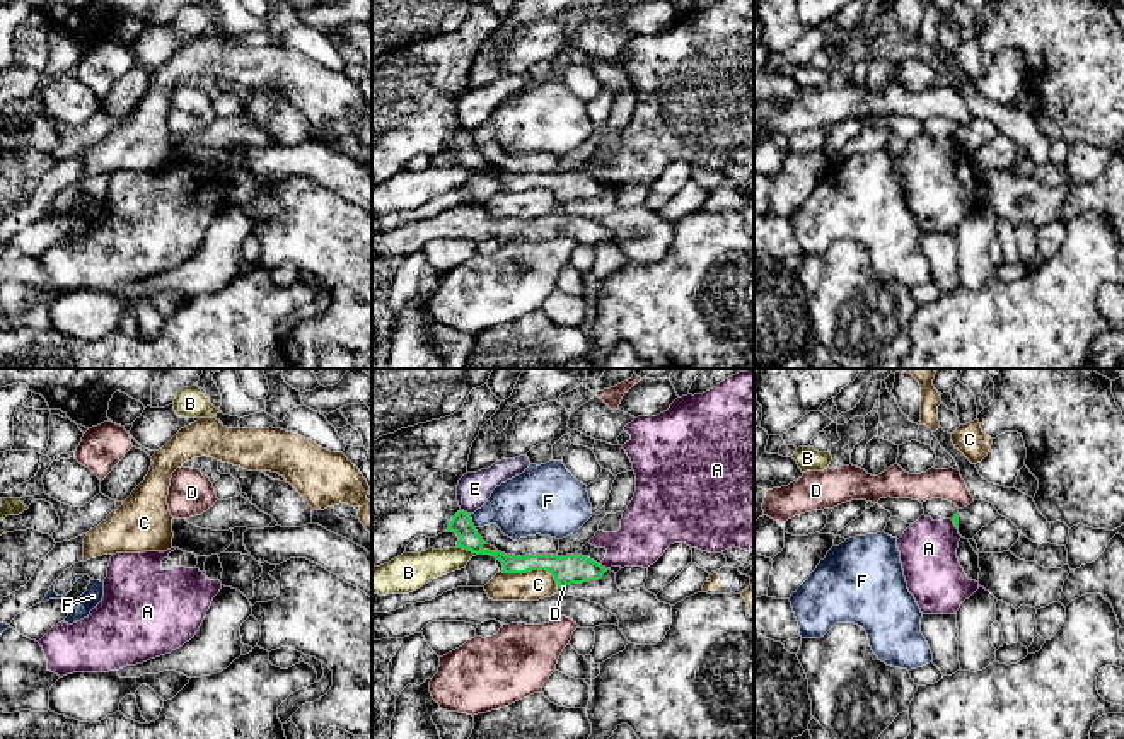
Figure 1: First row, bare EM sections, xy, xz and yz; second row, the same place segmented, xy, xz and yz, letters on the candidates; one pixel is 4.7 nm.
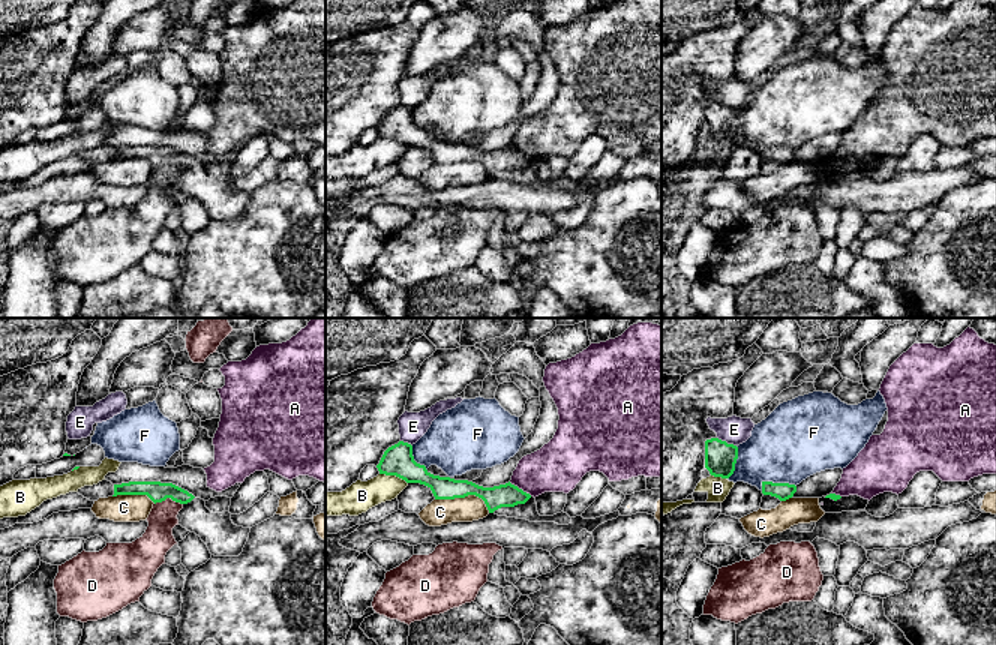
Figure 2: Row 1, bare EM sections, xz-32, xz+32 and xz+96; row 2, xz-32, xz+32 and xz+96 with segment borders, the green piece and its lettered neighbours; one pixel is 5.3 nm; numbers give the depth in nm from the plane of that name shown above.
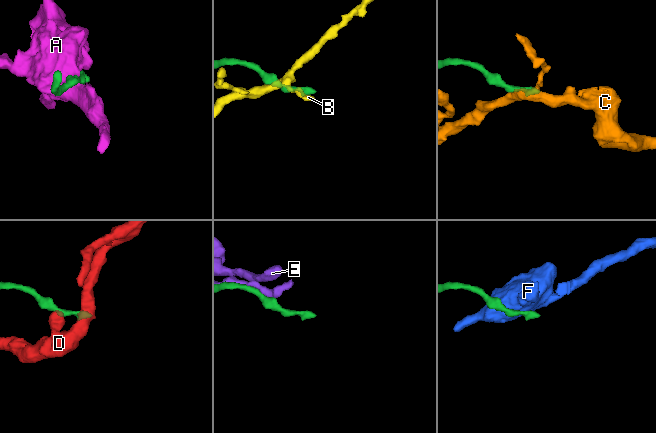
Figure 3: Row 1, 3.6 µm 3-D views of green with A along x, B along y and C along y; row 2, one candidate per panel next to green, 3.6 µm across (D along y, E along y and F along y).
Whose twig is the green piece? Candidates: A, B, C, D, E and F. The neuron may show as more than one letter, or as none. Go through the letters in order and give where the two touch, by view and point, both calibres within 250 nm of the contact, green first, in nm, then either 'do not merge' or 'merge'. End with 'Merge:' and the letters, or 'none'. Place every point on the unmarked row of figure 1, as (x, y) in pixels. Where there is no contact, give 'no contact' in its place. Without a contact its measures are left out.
A: meets green in xz at (601, 183); 140 nm thick on the green side, 240 nm on the other; do not merge
B: meets green in xz at (468, 168); 100 nm thick on the green side, 160 nm on the other; do not merge
C: meets green in xz at (533, 186); 140 nm thick on the green side, 140 nm on the other; do not merge
D: meets green in xz at (560, 205); 140 nm thick on the green side, 20 nm on the other; do not merge
E: meets green in xz at (466, 130); 100 nm thick on the green side, 160 nm on the other; do not merge
F: meets green in xz at (471, 139); 100 nm thick on the green side, 280 nm on the other; do not merge
Merge: none

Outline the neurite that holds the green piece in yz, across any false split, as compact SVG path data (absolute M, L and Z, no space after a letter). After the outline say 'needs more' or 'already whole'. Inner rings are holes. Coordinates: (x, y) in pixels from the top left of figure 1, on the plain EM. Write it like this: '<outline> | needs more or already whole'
M974 118L970 123L959 126L952 138L962 155L974 157L974 154L998 133L993 121Z | needs more

